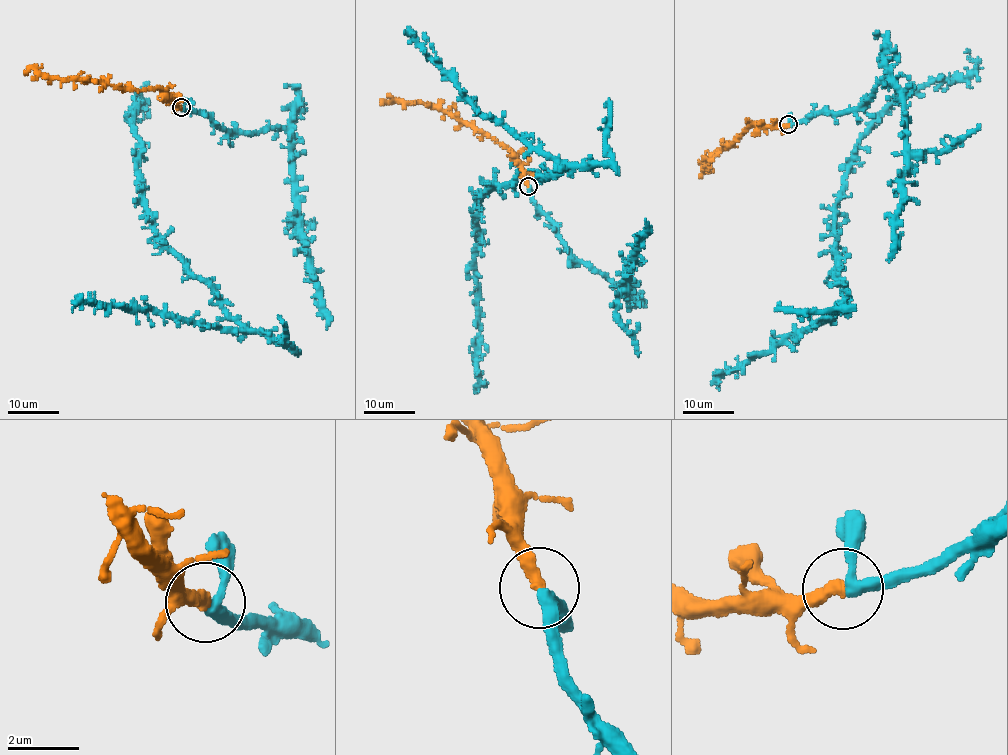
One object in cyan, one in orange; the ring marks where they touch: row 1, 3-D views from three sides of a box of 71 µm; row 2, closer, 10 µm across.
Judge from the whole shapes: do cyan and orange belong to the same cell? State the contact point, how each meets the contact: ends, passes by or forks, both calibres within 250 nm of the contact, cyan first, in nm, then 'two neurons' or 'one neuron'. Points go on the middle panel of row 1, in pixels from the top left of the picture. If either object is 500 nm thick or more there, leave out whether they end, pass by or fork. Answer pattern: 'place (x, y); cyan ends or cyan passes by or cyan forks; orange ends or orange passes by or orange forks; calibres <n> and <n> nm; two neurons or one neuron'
place (528, 186); cyan passes by; orange ends; calibres 300 and 380 nm; one neuron

